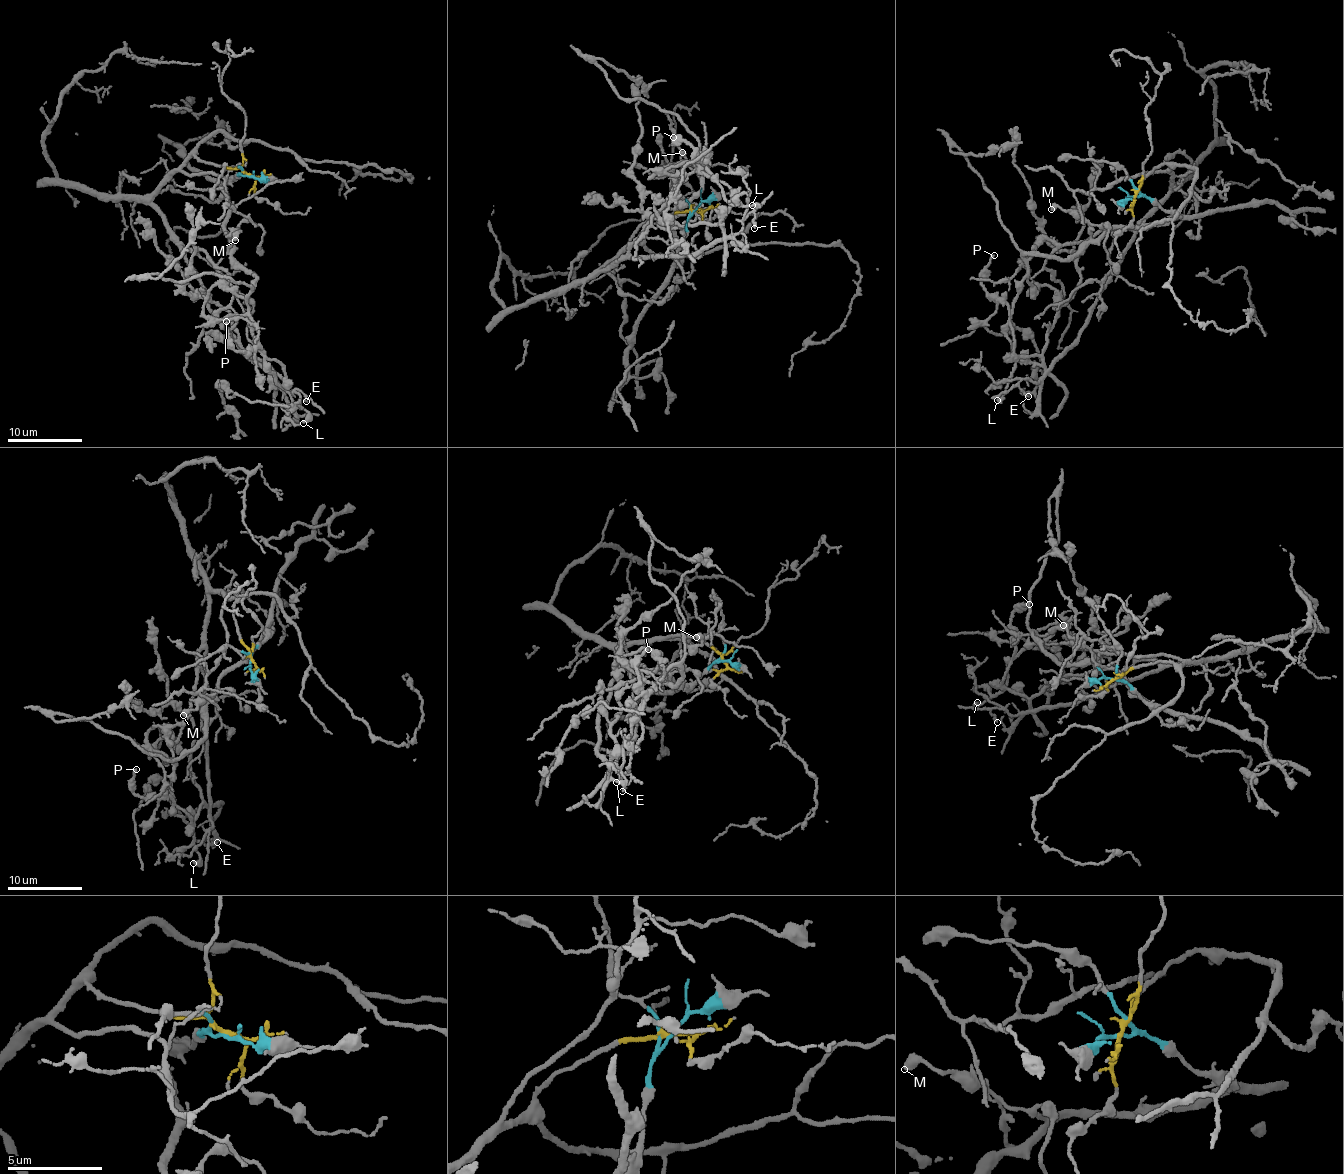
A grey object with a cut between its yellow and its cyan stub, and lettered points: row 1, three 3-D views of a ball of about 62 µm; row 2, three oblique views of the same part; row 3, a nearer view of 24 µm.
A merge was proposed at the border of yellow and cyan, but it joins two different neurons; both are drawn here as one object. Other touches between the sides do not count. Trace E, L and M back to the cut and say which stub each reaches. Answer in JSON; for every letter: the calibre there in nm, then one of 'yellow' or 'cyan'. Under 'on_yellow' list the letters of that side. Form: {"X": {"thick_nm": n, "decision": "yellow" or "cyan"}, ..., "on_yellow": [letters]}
{"E": {"thick_nm": 180, "decision": "yellow"}, "L": {"thick_nm": 300, "decision": "cyan"}, "M": {"thick_nm": 480, "decision": "cyan"}, "on_yellow": ["E"]}

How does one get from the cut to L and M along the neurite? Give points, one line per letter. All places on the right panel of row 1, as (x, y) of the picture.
L: (1134, 196), (1175, 217), (1108, 228), (1065, 259), (1023, 256), (1026, 269), (1006, 331), (1015, 367), (997, 400)
M: (1134, 196), (1147, 197), (1175, 217), (1153, 224), (1108, 228), (1091, 225), (1074, 212), (1056, 206), (1050, 210)

